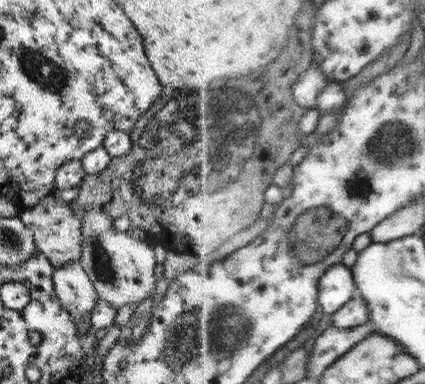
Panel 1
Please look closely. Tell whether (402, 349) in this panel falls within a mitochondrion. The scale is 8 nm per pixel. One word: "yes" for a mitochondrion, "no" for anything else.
no

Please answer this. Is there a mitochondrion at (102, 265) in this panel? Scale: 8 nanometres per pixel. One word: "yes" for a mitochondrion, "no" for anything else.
yes

